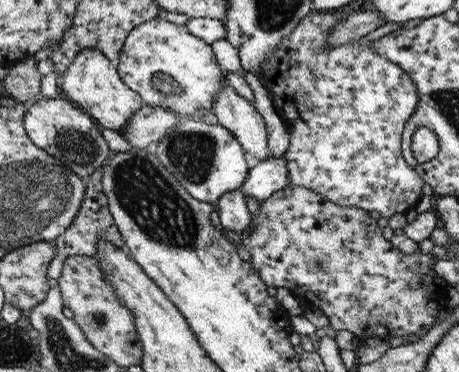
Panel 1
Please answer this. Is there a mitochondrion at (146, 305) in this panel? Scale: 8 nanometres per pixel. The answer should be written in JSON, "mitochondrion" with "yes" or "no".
{"mitochondrion":"no"}

